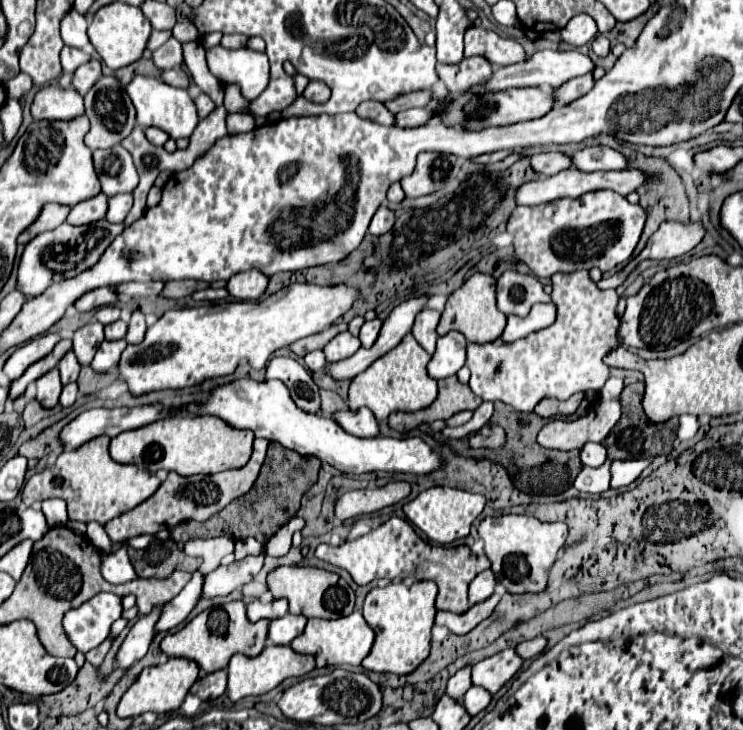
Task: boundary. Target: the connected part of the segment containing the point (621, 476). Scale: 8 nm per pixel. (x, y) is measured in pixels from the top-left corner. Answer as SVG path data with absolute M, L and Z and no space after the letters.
M643 458L643 460L613 460L611 466L611 488L621 488L621 486L629 486L631 482L635 482L641 472L651 464L651 460Z

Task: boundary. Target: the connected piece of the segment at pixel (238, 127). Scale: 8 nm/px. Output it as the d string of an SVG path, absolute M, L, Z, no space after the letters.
M229 114L227 116L227 130L229 134L239 134L239 132L251 132L255 130L255 118L251 114Z

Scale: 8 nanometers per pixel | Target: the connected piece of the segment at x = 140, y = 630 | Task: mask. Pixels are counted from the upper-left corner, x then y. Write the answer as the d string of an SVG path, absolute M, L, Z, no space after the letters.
M157 606L147 616L141 616L133 624L129 636L125 638L125 642L117 654L117 668L131 668L137 660L141 660L147 654L153 638L157 636L157 630L155 630L157 616L161 616L161 606Z

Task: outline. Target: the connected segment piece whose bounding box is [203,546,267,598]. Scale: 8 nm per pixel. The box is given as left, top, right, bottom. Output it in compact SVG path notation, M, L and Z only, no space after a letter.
M265 546L261 554L257 556L247 556L239 562L233 562L231 566L219 566L215 572L205 576L203 584L203 598L213 598L213 596L227 596L233 590L245 586L251 582L263 568L265 564Z

